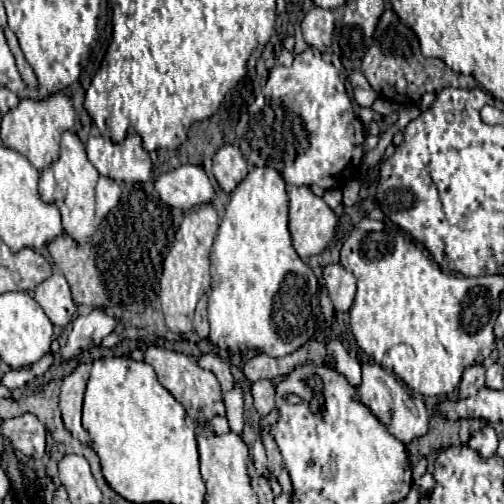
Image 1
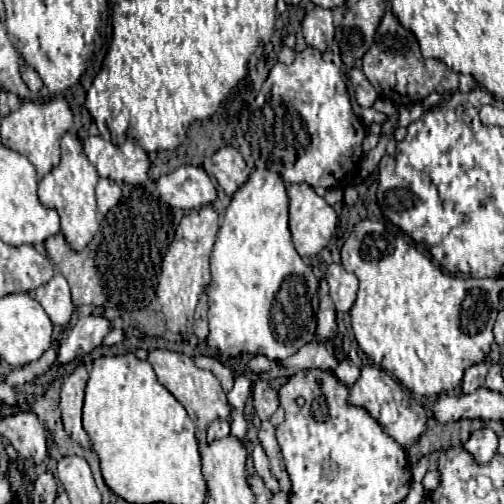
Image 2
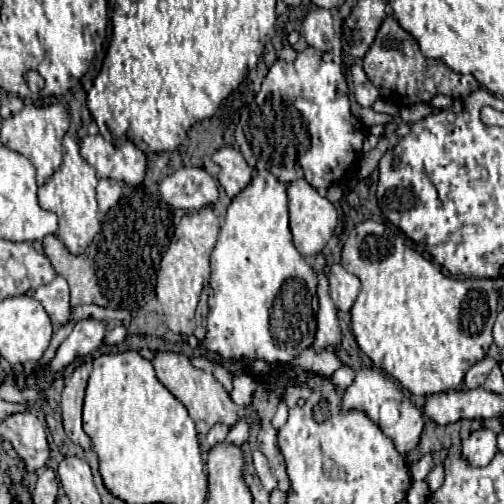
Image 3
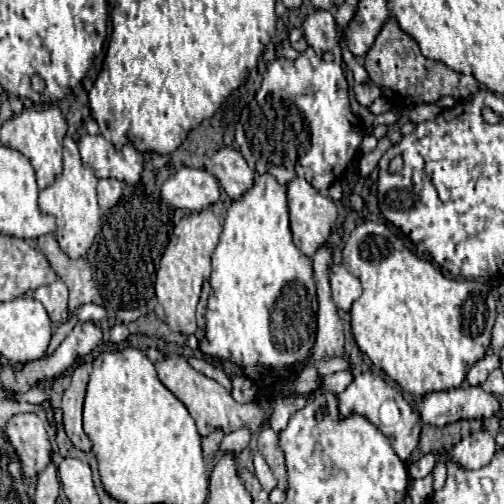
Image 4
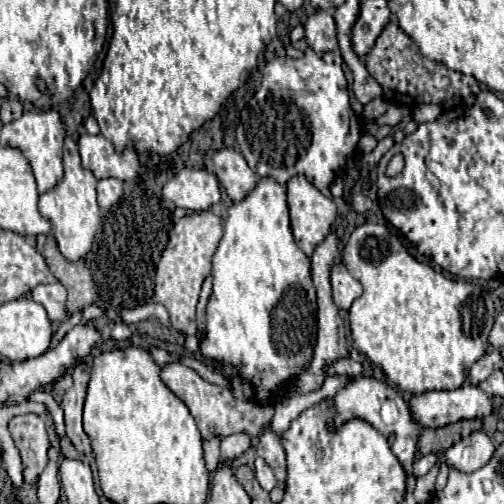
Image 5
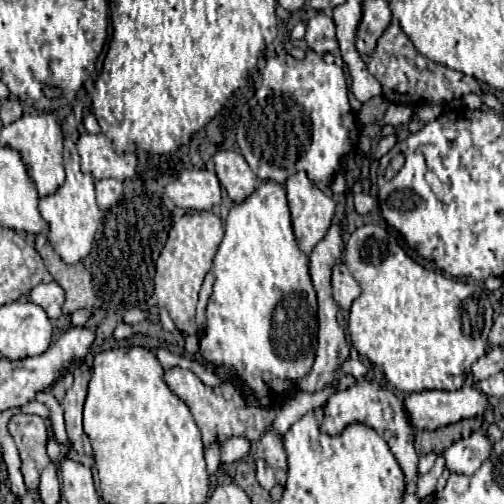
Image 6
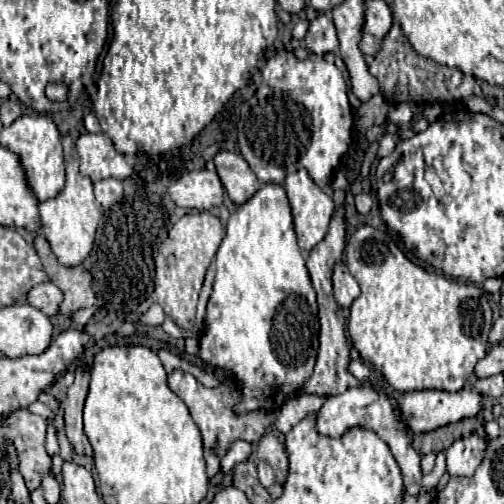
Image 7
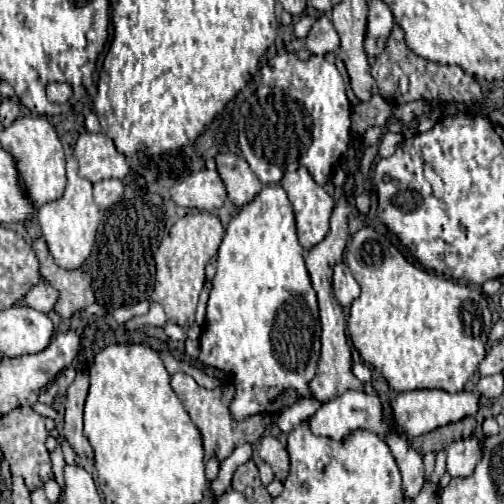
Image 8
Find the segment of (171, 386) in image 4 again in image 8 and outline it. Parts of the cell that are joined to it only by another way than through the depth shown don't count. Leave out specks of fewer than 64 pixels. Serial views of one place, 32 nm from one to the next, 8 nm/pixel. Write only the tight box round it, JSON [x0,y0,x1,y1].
[170,372,272,460]

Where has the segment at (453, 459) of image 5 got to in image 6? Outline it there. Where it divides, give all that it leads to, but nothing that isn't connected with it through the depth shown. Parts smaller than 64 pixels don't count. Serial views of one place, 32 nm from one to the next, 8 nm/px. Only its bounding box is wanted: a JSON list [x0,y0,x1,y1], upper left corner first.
[444,432,492,476]

